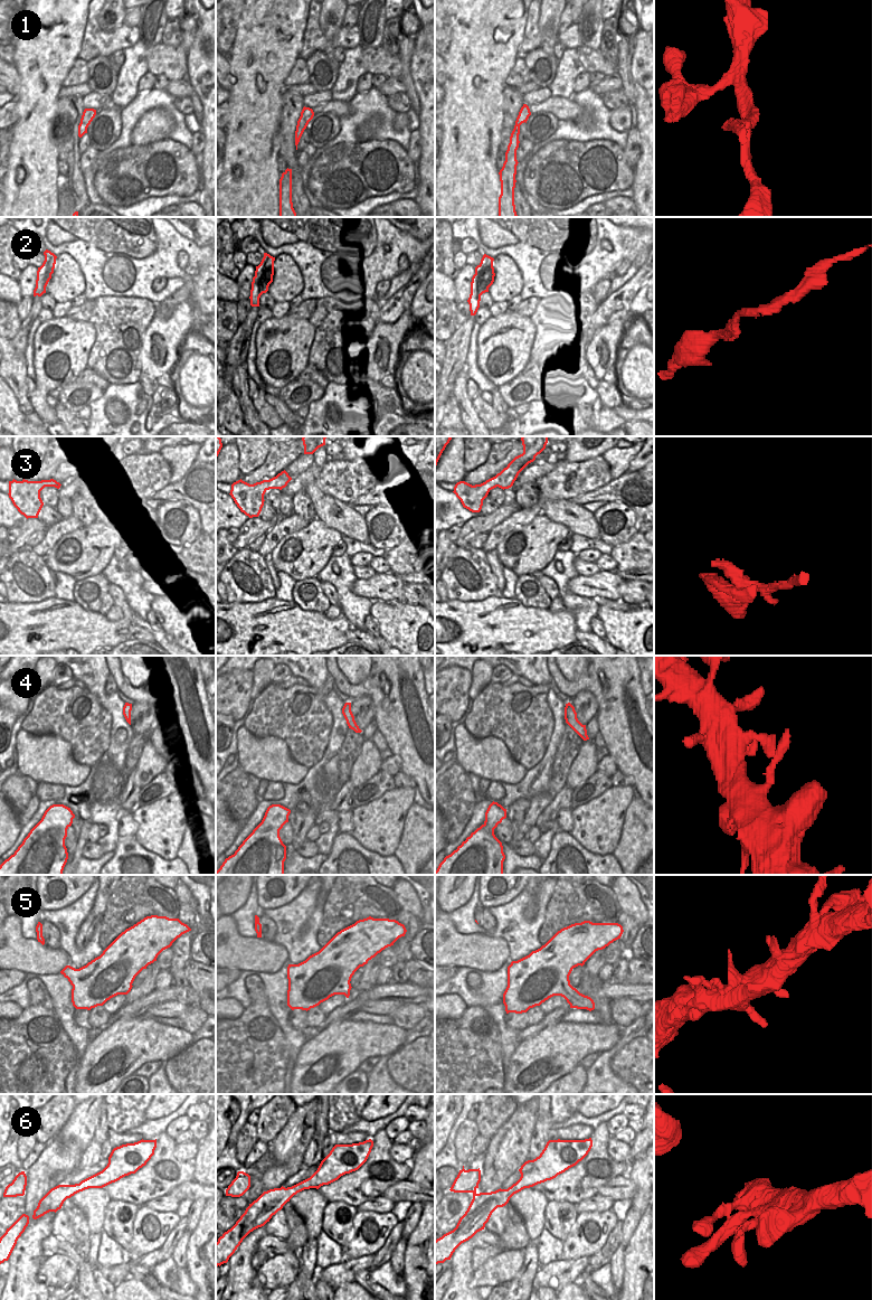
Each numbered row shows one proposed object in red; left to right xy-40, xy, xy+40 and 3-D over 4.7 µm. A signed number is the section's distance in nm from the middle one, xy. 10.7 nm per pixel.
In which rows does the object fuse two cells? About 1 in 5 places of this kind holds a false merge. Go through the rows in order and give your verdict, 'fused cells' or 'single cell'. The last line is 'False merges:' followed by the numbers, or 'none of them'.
1: single cell
2: single cell
3: single cell
4: single cell
5: single cell
6: single cell
False merges: none of them

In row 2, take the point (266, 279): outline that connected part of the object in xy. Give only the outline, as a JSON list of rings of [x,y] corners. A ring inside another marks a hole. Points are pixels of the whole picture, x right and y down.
[[[264,253],[260,264],[256,266],[249,296],[252,307],[259,307],[260,295],[268,291],[268,286],[273,282],[274,261],[275,257]]]

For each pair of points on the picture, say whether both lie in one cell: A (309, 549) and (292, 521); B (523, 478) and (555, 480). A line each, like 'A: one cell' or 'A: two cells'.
A: two cells
B: two cells

